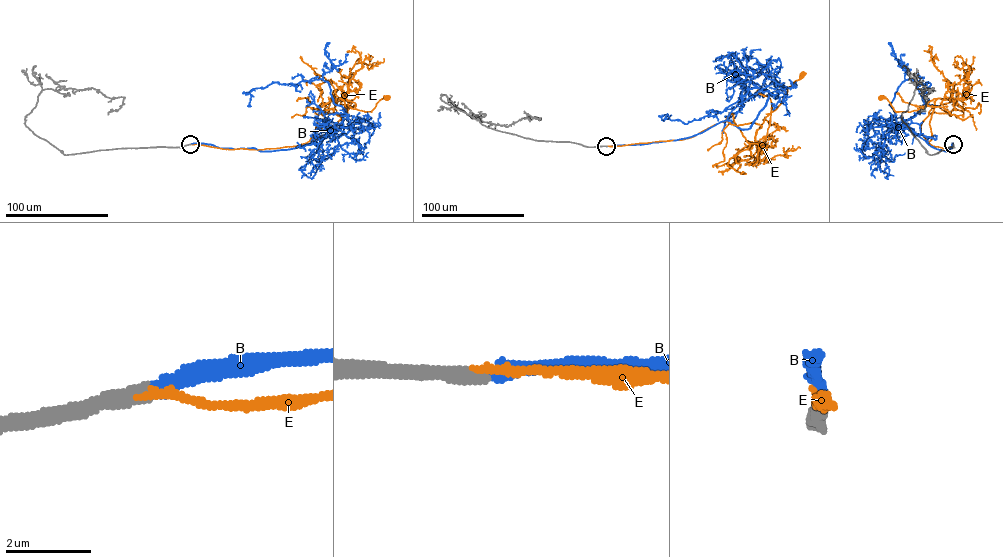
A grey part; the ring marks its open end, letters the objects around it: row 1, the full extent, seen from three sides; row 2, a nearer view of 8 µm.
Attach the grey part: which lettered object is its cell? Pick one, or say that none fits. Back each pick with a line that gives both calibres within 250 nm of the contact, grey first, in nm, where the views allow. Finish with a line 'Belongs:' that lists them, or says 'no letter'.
B: 320/320 nm
Belongs: B

